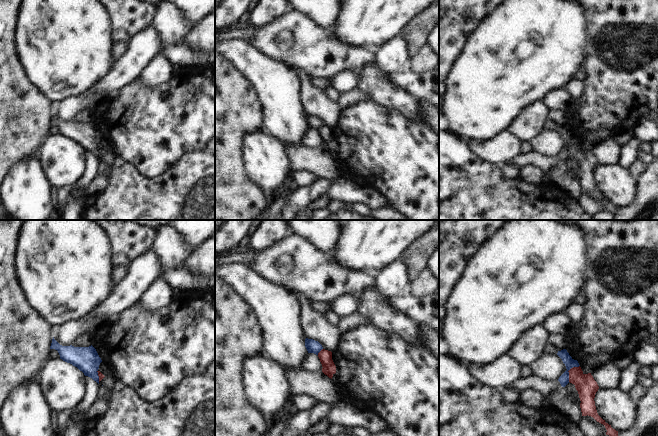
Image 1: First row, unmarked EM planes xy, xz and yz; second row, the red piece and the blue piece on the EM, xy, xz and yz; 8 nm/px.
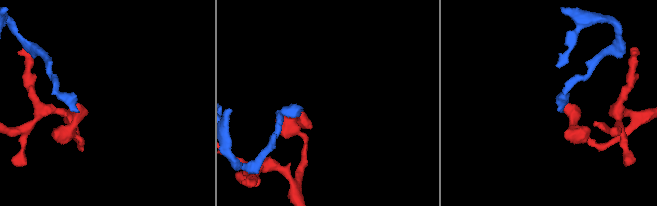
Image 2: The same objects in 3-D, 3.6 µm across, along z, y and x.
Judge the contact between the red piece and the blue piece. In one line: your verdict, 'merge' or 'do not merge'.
do not merge

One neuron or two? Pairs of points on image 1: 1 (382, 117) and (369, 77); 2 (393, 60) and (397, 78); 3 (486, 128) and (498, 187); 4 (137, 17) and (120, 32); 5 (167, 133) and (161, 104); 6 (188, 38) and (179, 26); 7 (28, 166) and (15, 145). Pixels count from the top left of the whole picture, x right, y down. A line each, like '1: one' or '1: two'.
1: two
2: two
3: two
4: one
5: one
6: two
7: two

